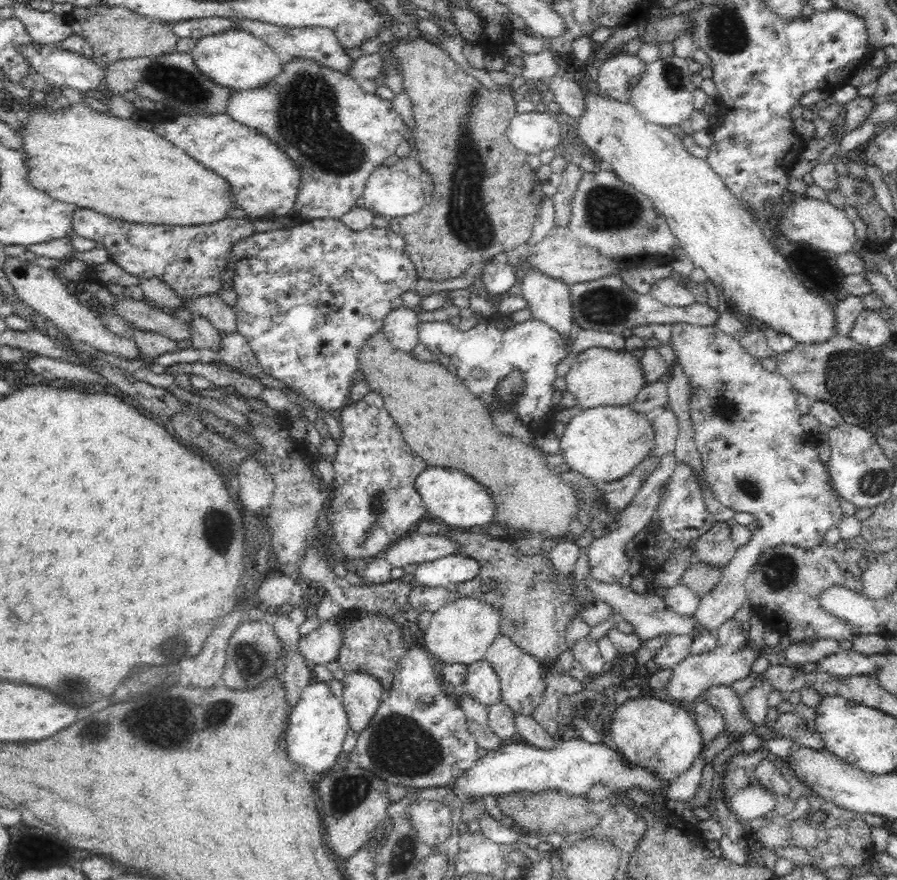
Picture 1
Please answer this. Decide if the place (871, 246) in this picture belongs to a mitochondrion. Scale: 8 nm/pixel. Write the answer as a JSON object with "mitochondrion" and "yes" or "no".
{"mitochondrion":"no"}

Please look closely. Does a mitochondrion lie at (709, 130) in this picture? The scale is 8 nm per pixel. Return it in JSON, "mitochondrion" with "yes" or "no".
{"mitochondrion":"no"}

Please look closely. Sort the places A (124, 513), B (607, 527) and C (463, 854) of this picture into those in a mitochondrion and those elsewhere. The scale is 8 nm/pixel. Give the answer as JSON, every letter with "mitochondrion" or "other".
{"A":"other","B":"other","C":"other"}

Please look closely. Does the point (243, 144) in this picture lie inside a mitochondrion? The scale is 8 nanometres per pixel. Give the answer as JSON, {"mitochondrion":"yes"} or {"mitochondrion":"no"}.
{"mitochondrion":"no"}

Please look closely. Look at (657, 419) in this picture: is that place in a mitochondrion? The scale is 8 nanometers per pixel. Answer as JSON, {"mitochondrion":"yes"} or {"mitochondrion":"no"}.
{"mitochondrion":"no"}

